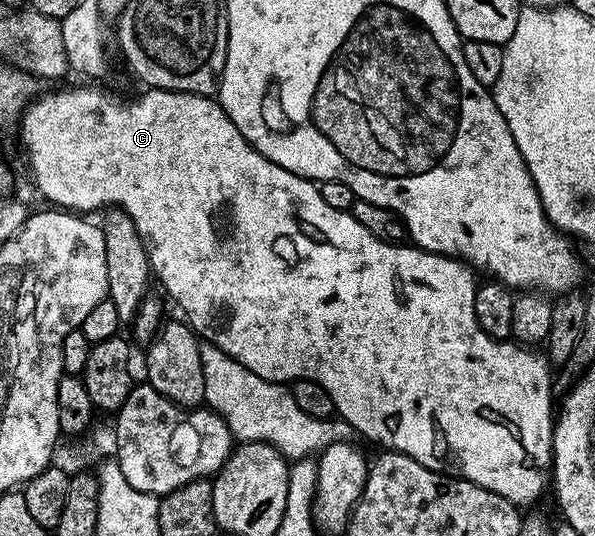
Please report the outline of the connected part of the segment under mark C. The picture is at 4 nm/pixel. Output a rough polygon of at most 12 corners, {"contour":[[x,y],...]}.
{"contour":[[219,100],[19,118],[196,336],[532,505],[552,373],[463,260],[375,237]]}

